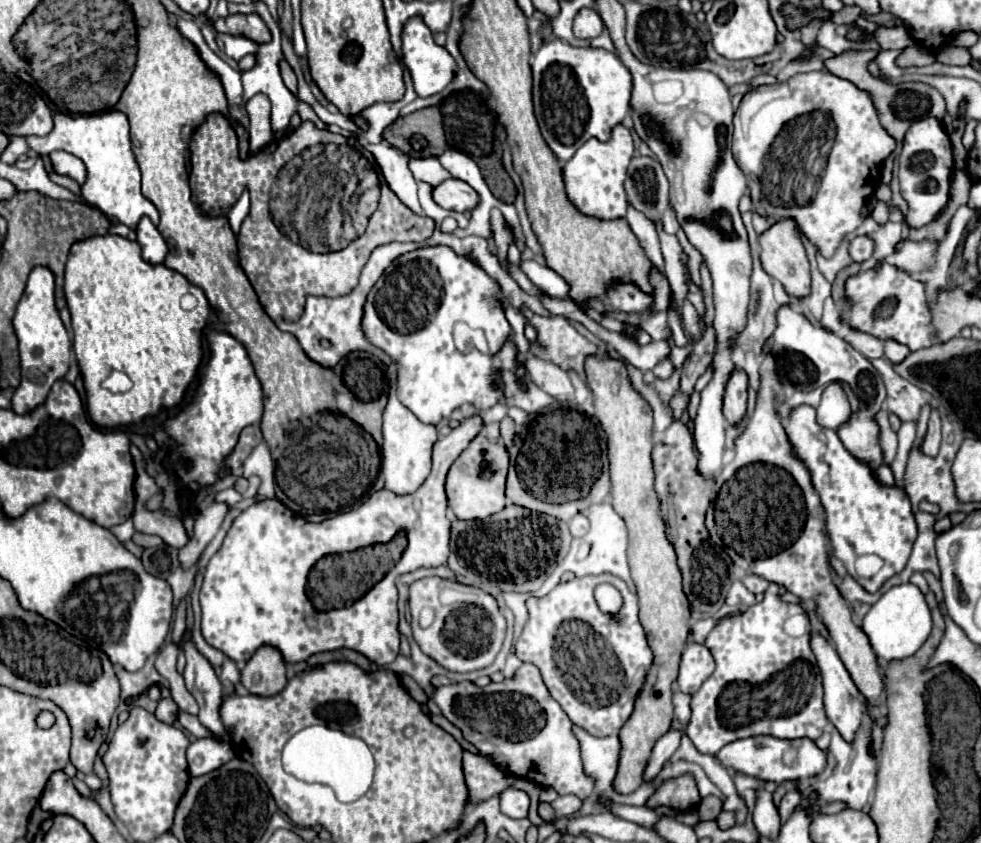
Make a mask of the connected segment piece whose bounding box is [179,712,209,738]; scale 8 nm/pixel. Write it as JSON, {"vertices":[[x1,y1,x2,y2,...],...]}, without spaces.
{"vertices":[[179,712,179,724,181,724,185,730,189,730,193,736,197,736,197,738,209,736,209,732,199,724,197,716,191,716,191,714,187,714,187,712]]}

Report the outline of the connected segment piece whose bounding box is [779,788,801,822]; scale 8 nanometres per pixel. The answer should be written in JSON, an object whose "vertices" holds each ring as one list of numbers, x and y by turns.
{"vertices":[[791,788,791,790,783,796,781,806,779,806,779,814,781,814,781,820,783,820,783,822,793,814,793,810,797,808,799,802,801,802,801,792,799,792,797,788]]}

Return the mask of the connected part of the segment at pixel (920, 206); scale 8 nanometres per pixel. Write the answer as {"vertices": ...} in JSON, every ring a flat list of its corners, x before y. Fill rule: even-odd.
{"vertices":[[925,118,915,124,905,134,905,144,899,156,899,184,901,196,907,202,909,210,905,222,909,228,921,228,929,224,949,202,949,182,953,170,951,142,937,118]]}

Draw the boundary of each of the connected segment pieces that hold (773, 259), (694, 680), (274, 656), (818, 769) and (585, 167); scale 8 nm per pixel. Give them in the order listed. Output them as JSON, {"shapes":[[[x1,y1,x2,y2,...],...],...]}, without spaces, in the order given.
{"shapes":[[[783,218,783,220,777,220,771,228,767,228,761,236,759,236,759,246,761,246,761,264,765,268,765,272,773,278,777,278,785,290,797,298,803,298,809,294,809,284,811,284,811,278,809,278,809,260,805,256,805,246,799,238,799,228,797,228,797,222,795,220,789,220,789,218]],[[691,642,685,646,681,664,679,664,679,678,677,686,685,694,695,694,701,684,713,674,715,660,705,644]],[[261,646,241,670,241,684,247,692,259,696,273,696,287,684,285,660,273,646]],[[773,736,743,738,743,740,725,744,719,750,717,758,725,768,743,772,743,774,759,778,759,780,771,780,777,784,781,784,785,780,813,778,813,776,819,776,827,768,827,752,817,748,817,744,809,738,801,738,801,740,779,740]],[[623,124,613,128,609,142,599,142,593,138,587,140,575,152,575,156,563,164,565,188,569,200,587,216,595,216,603,220,623,218,627,212,627,194,623,190,623,180,631,156,633,156,633,138]]]}

